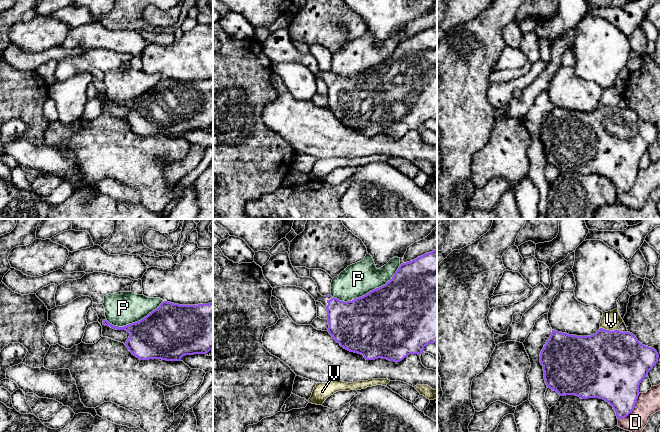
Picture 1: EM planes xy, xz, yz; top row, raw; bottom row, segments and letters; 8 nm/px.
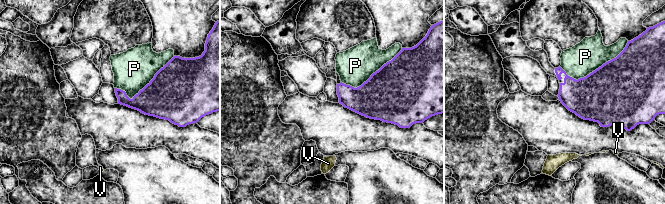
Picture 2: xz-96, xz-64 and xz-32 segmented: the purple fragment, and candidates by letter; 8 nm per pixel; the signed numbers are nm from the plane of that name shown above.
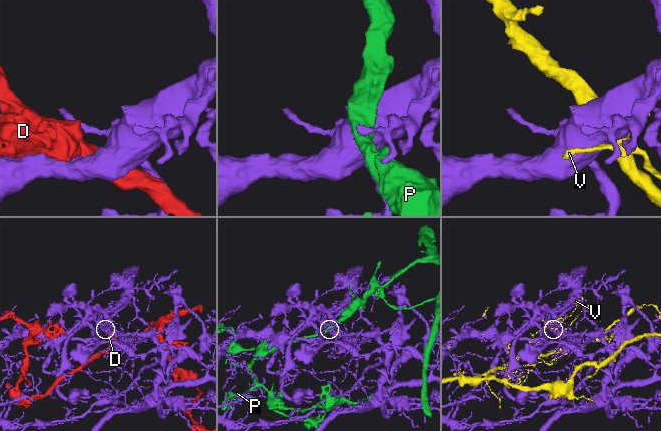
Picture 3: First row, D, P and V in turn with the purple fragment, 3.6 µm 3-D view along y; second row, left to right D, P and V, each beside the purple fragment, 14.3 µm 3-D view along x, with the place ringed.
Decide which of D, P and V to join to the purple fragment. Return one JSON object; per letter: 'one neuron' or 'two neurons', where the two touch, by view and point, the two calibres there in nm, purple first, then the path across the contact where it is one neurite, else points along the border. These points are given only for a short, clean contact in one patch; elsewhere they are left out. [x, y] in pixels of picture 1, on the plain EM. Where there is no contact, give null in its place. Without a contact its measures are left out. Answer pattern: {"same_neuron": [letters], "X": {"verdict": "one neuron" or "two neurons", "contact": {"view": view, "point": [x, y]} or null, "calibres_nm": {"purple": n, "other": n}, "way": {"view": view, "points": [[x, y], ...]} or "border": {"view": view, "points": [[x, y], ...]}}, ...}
{"same_neuron": [], "D": {"verdict": "two neurons", "contact": {"view": "yz", "point": [633, 185]}, "calibres_nm": {"purple": 340, "other": 180}}, "P": {"verdict": "two neurons", "contact": {"view": "xz", "point": [369, 68]}, "calibres_nm": {"purple": 500, "other": 260}}, "V": {"verdict": "two neurons", "contact": {"view": "yz", "point": [608, 106]}, "calibres_nm": {"purple": 500, "other": 160}}}

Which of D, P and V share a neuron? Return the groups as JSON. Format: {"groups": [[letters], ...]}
{"groups": [["D"], ["P"], ["V"]]}

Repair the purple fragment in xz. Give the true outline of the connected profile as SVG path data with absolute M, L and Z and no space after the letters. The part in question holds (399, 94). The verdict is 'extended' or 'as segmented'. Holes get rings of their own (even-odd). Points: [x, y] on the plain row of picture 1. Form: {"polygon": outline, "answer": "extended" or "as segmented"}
{"polygon": "M433 26L430 29L426 29L416 35L403 39L399 42L396 49L393 51L392 55L388 57L385 61L376 64L366 71L356 74L352 77L340 77L337 74L332 73L331 71L322 72L319 67L317 60L315 57L310 53L301 53L299 52L296 47L294 46L288 28L285 29L278 29L270 33L269 37L263 41L262 43L263 51L265 55L269 58L272 64L281 63L281 62L296 62L301 63L306 66L314 75L315 77L321 78L327 85L327 96L328 96L328 108L334 114L334 116L340 120L341 123L344 125L358 129L364 132L366 136L375 136L378 134L387 135L389 137L400 138L405 133L410 130L418 130L420 131L423 128L423 125L429 119L436 119L437 120L437 26Z", "answer": "extended"}

